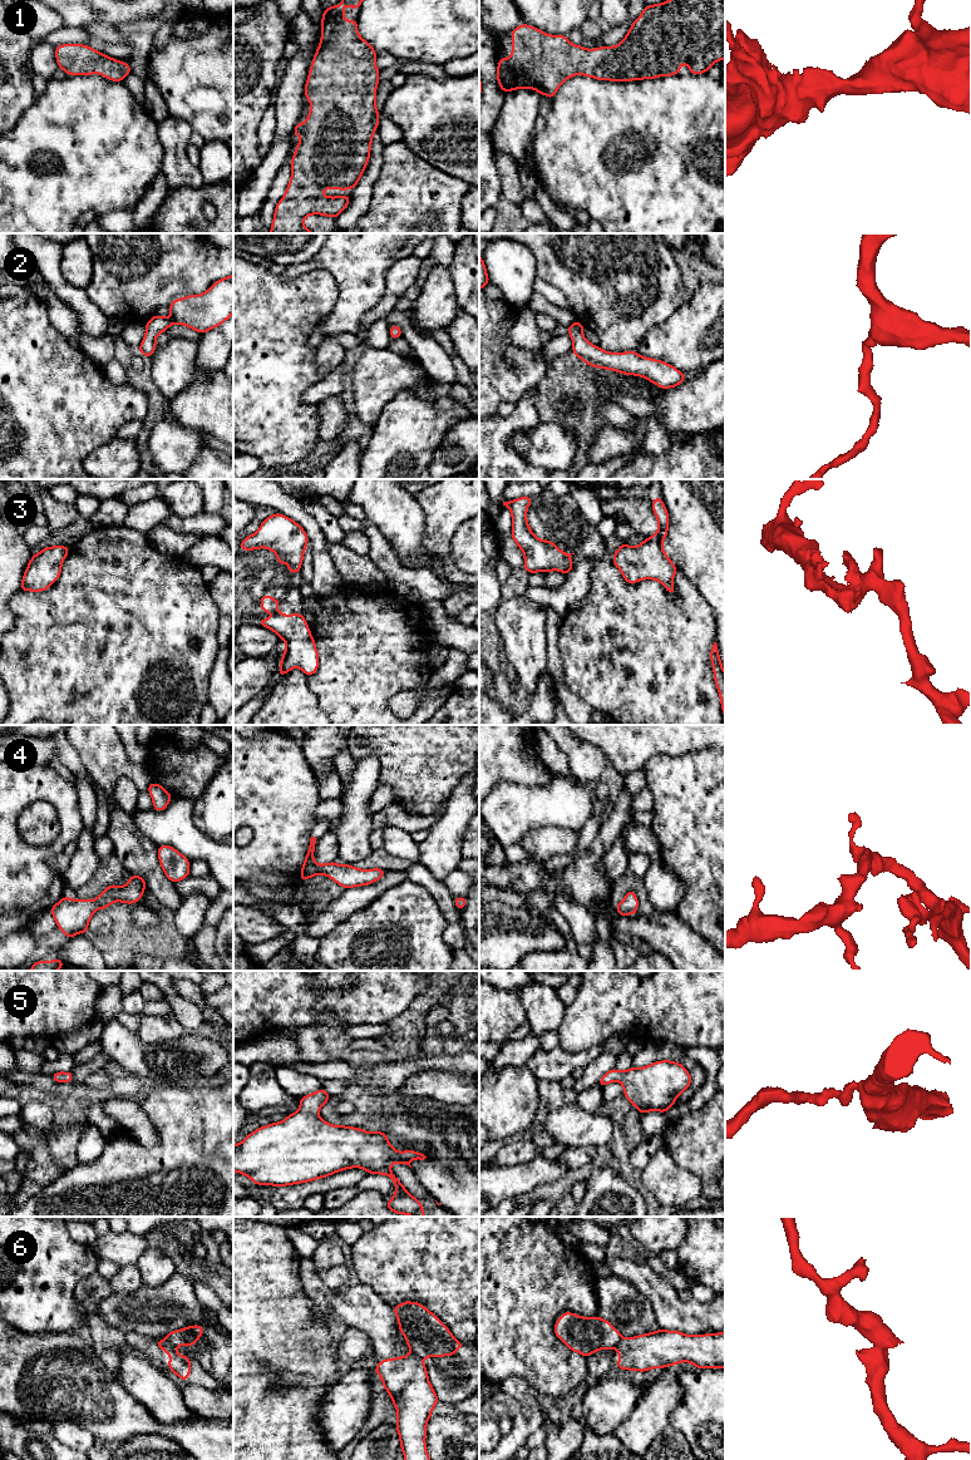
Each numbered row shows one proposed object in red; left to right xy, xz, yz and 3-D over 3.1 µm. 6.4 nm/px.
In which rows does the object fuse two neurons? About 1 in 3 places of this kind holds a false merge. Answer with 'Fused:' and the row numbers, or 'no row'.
Fused: 6

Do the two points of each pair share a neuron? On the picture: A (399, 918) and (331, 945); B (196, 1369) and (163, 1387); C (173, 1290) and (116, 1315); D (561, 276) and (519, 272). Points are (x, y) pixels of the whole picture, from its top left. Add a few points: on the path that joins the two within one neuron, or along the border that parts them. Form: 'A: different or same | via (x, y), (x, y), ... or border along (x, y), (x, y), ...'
A: same | via (383, 935), (373, 945), (348, 945)
B: different | border along (139, 1354), (143, 1354), (164, 1370)
C: same | via (159, 1303), (152, 1311), (129, 1312)
D: different | border along (527, 246), (536, 259), (537, 275)

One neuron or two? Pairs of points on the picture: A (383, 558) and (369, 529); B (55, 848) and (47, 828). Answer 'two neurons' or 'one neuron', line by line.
A: one neuron
B: two neurons

